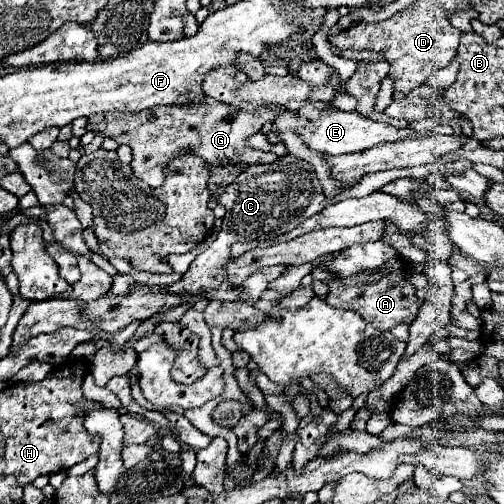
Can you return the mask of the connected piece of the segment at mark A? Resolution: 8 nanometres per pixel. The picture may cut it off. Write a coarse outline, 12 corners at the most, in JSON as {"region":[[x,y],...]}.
{"region":[[406,263],[366,287],[330,281],[326,303],[352,309],[390,331],[410,325],[422,303],[400,275]]}

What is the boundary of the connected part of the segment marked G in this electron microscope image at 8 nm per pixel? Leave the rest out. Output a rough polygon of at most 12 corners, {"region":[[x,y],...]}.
{"region":[[216,99],[90,117],[132,149],[150,187],[184,149],[206,163],[274,161],[246,139],[276,113]]}

